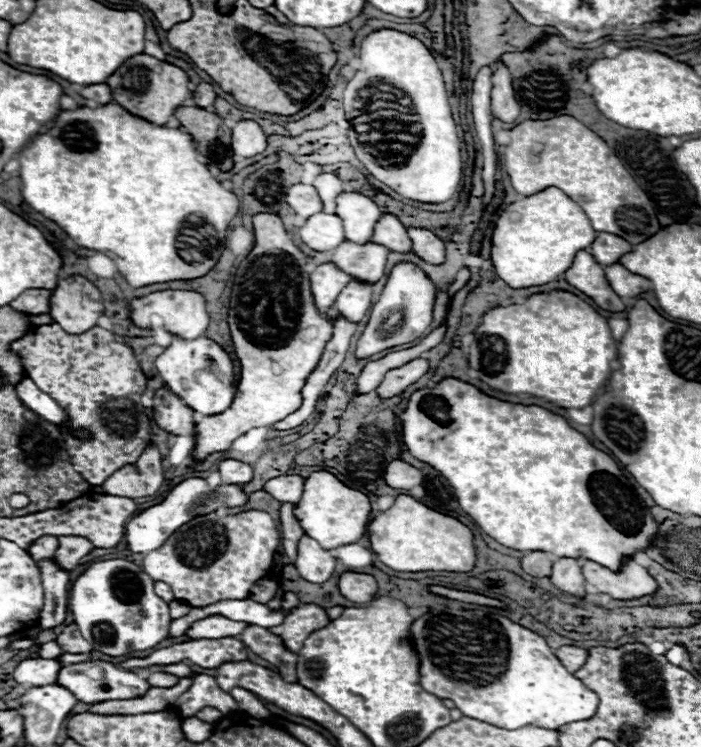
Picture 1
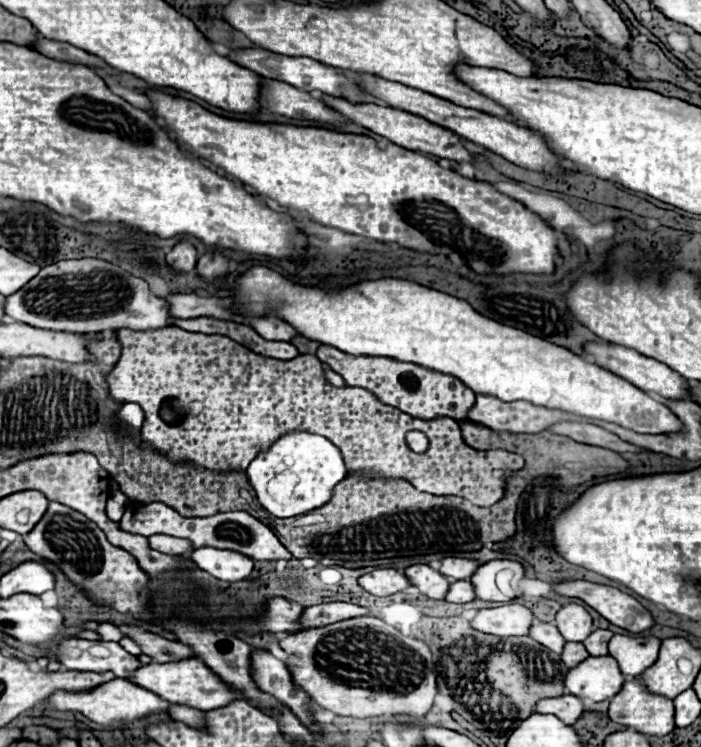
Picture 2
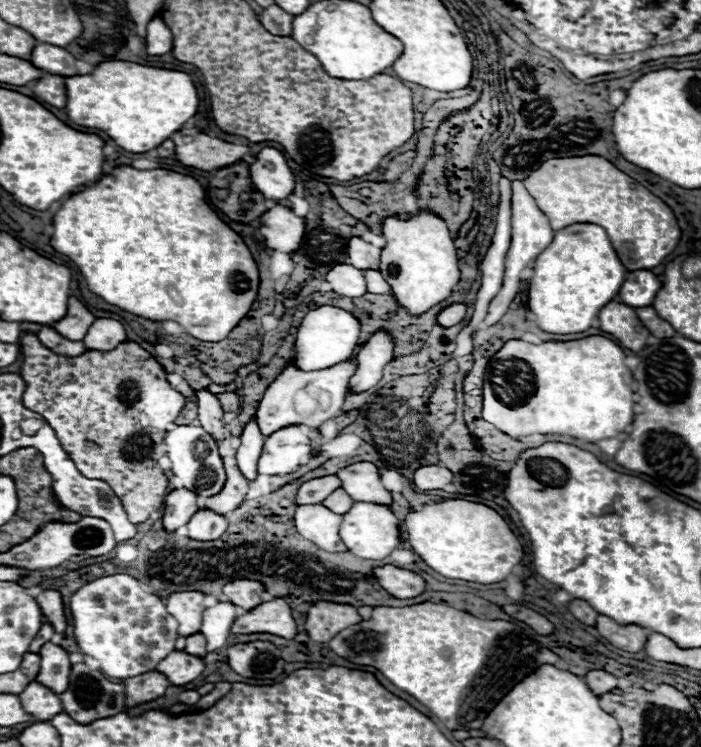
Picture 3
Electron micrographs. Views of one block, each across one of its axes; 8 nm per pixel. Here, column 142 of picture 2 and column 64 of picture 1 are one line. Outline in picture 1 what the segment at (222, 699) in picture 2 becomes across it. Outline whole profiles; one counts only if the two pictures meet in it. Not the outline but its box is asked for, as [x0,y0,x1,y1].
[56,660,150,704]

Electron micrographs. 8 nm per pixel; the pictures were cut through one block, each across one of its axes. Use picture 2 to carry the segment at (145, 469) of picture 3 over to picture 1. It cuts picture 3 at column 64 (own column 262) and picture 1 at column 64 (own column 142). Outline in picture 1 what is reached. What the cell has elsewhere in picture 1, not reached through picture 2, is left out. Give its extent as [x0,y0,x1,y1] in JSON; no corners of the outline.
[10,324,152,486]

